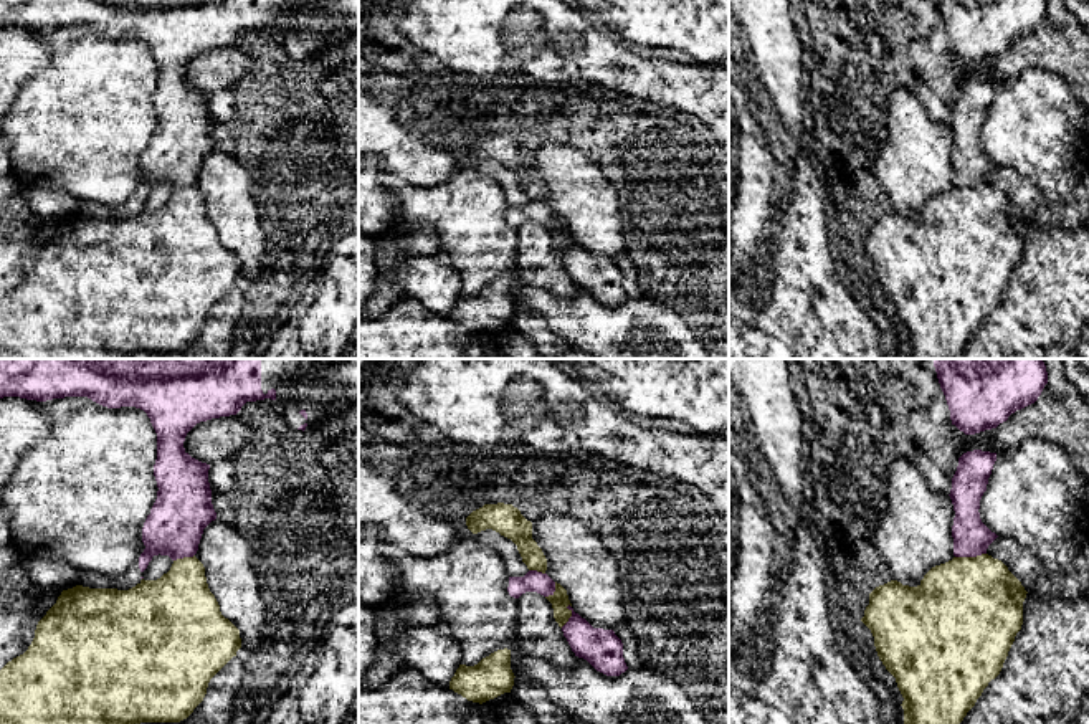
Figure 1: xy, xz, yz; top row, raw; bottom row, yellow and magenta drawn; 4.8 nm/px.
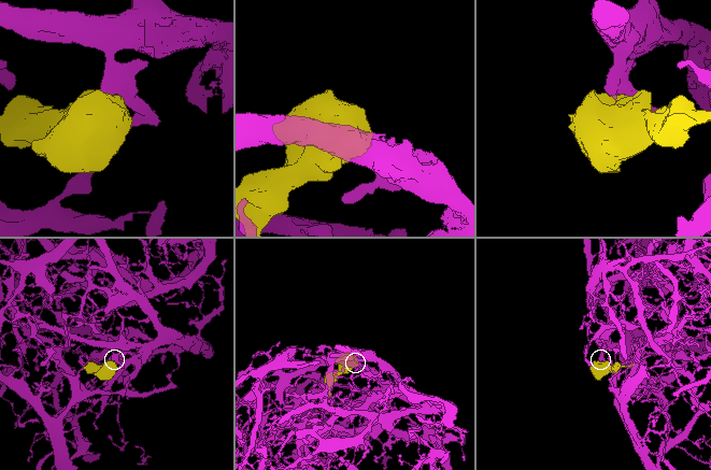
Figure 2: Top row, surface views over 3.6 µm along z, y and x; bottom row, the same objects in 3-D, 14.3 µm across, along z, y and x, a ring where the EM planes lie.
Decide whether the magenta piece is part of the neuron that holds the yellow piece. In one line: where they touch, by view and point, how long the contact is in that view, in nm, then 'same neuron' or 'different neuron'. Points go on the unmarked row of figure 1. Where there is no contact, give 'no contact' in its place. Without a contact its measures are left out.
contact yz (970, 187); length 150 nm; different neuron

